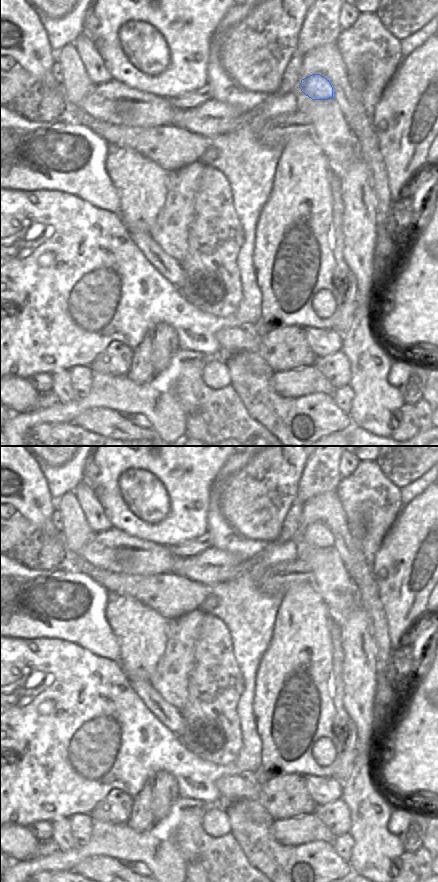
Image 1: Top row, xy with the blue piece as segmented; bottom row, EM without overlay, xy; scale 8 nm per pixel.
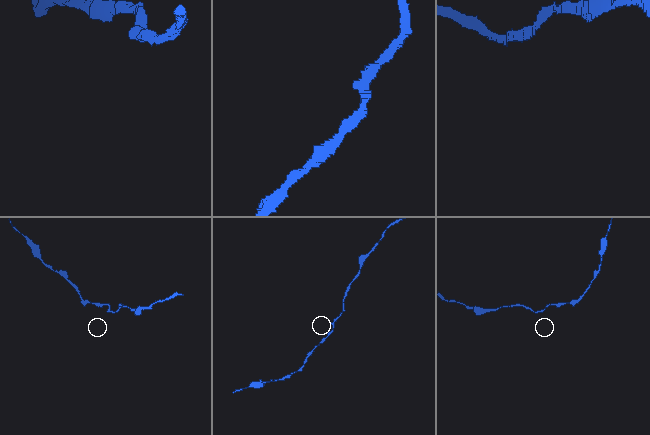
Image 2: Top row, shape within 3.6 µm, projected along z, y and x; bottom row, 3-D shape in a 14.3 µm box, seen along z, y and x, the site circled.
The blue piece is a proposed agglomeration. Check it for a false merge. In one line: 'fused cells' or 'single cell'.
single cell

